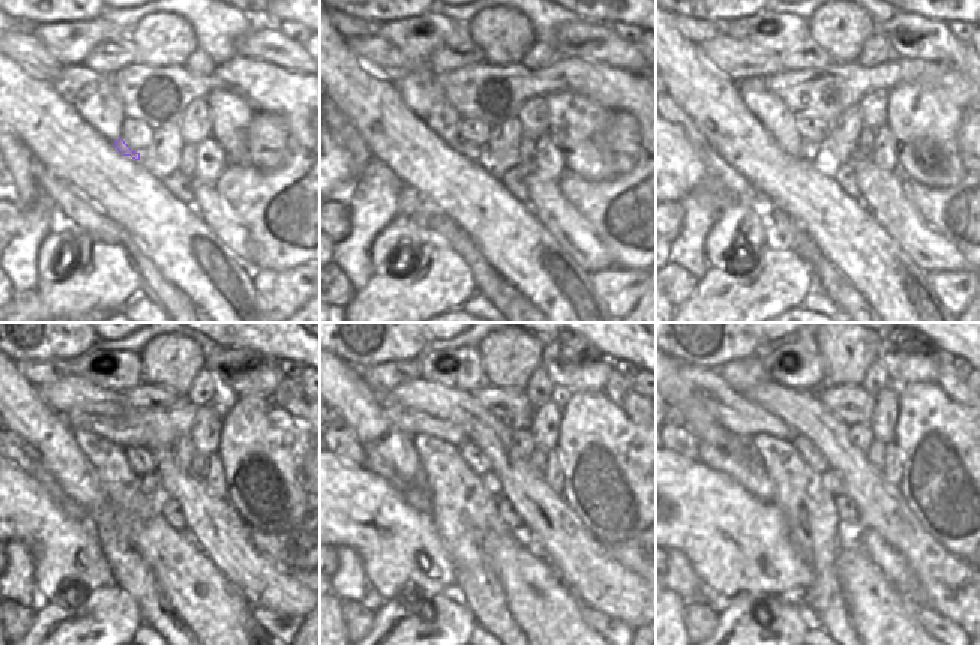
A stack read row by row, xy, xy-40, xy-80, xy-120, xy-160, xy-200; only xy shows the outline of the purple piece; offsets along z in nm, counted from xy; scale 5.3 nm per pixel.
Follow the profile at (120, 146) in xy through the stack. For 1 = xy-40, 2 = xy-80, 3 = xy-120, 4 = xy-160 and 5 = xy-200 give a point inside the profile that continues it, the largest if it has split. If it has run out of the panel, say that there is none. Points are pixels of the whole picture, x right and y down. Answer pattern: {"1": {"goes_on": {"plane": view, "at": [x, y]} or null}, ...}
{"1": {"goes_on": {"plane": "xy-40", "at": [471, 153]}}, "2": {"goes_on": {"plane": "xy-80", "at": [811, 153]}}, "3": {"goes_on": {"plane": "xy-120", "at": [150, 485]}}, "4": {"goes_on": {"plane": "xy-160", "at": [490, 480]}}, "5": {"goes_on": {"plane": "xy-200", "at": [830, 480]}}}

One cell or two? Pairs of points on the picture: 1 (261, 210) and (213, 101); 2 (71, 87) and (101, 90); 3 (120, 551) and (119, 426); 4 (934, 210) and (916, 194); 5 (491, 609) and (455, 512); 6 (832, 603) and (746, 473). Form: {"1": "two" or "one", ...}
{"1": "two", "2": "one", "3": "two", "4": "one", "5": "one", "6": "two"}

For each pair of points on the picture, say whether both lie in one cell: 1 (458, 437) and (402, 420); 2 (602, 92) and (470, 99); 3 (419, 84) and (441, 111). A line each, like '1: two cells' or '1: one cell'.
1: one cell
2: one cell
3: one cell

